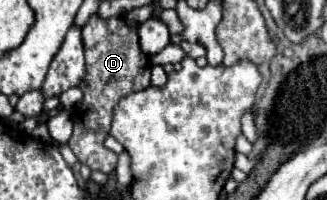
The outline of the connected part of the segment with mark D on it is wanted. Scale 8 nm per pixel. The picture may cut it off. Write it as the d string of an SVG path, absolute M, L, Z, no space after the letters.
M92 16L88 24L82 28L82 42L86 54L86 76L82 80L84 98L78 106L80 118L76 118L74 134L68 146L76 154L76 158L86 164L90 170L100 170L110 174L116 168L118 156L104 146L104 140L110 132L114 106L130 92L138 92L150 86L150 58L142 54L138 44L138 32L126 26L124 18L108 18L102 20Z

